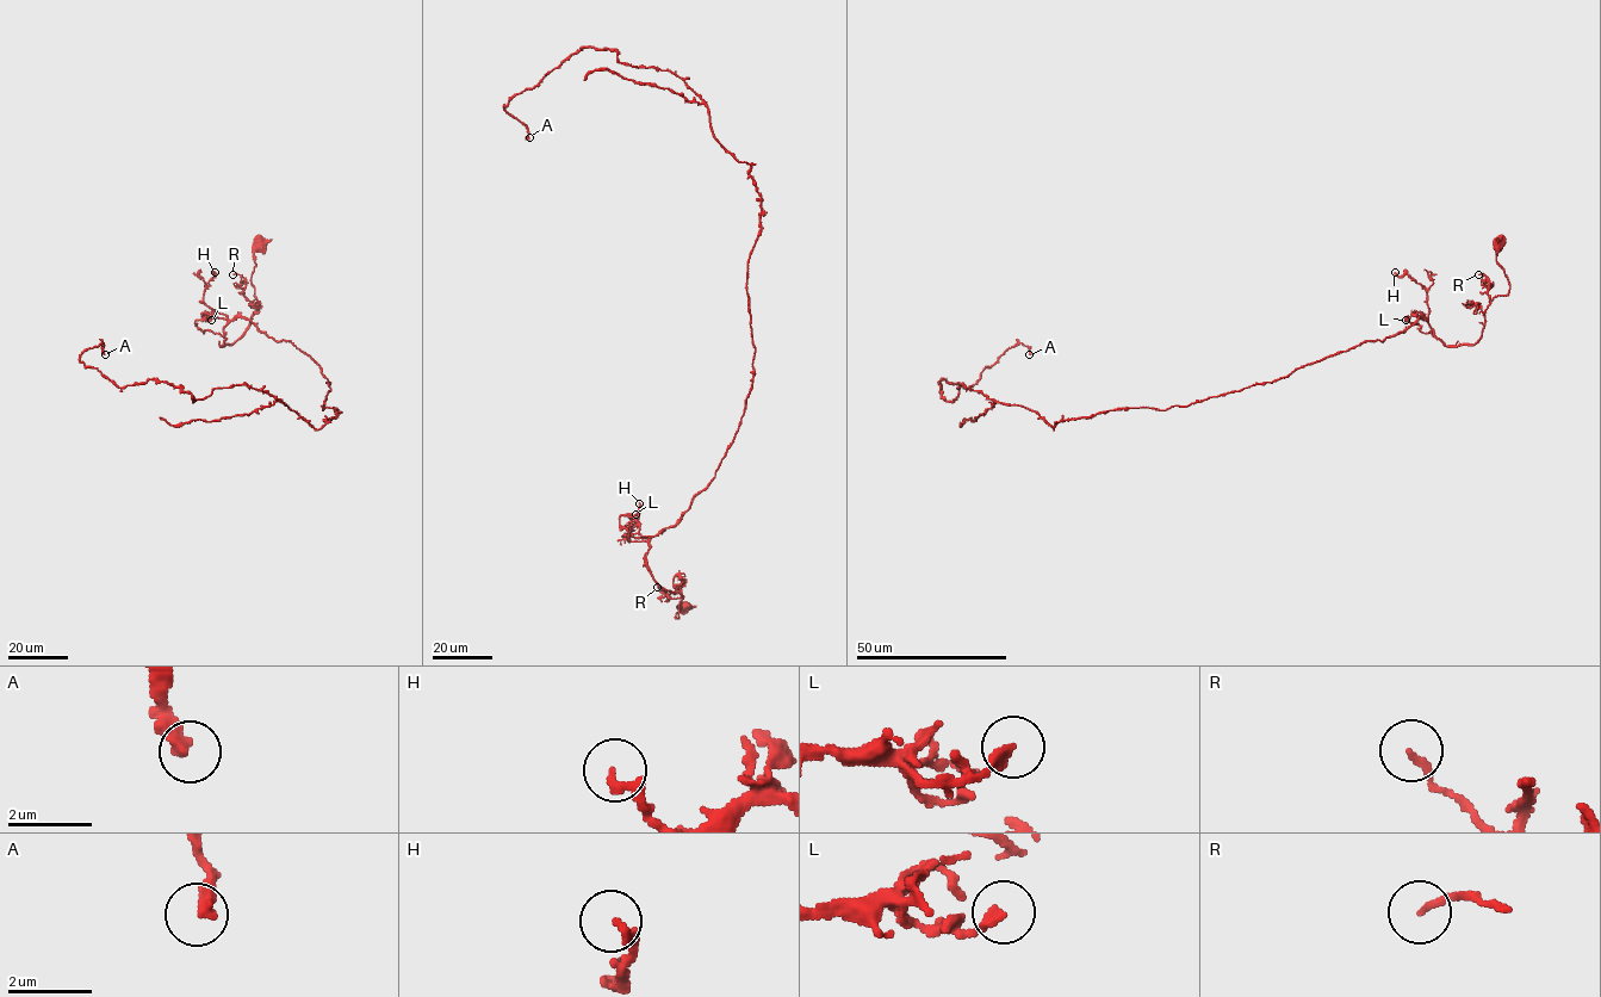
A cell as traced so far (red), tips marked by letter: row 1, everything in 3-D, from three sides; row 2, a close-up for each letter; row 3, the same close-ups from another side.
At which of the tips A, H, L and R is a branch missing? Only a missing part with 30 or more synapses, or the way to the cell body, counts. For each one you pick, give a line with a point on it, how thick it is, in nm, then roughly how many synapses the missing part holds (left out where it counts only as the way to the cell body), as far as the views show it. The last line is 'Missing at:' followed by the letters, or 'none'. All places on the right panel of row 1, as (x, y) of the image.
Missing at: none

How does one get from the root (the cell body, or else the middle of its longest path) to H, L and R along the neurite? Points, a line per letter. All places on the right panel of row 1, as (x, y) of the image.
H: (1497, 242), (1496, 262), (1509, 292), (1494, 298), (1474, 344), (1446, 346), (1429, 324), (1427, 291), (1395, 272)
L: (1497, 242), (1496, 262), (1509, 292), (1488, 307), (1475, 344), (1446, 346), (1432, 330), (1422, 333), (1406, 320)
R: (1497, 242), (1496, 262), (1508, 280), (1509, 292), (1496, 296), (1489, 304), (1489, 279), (1478, 274)

